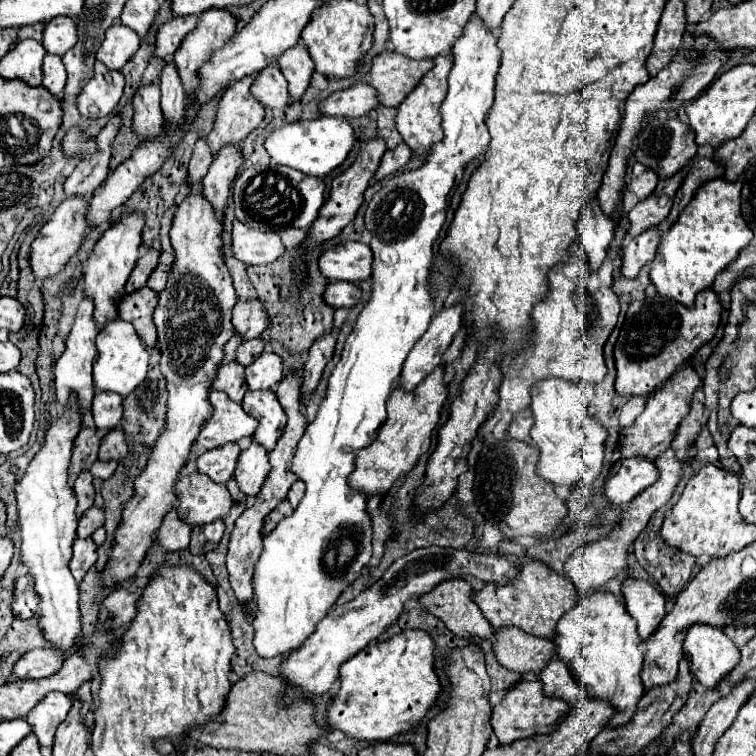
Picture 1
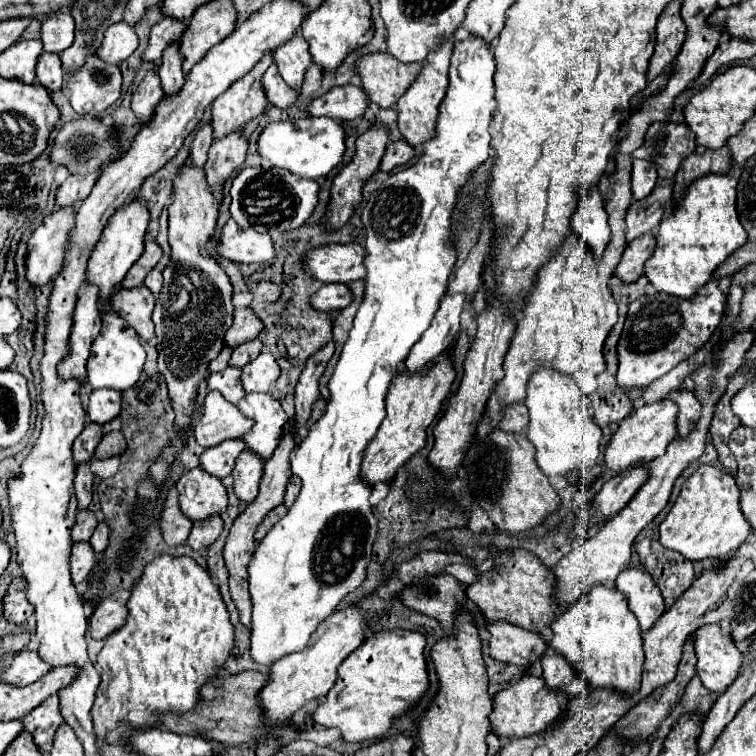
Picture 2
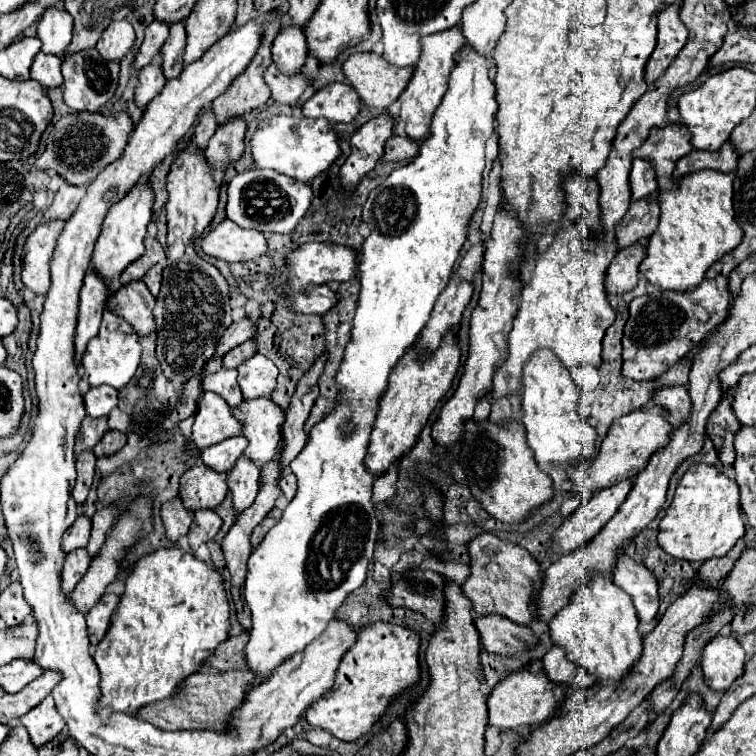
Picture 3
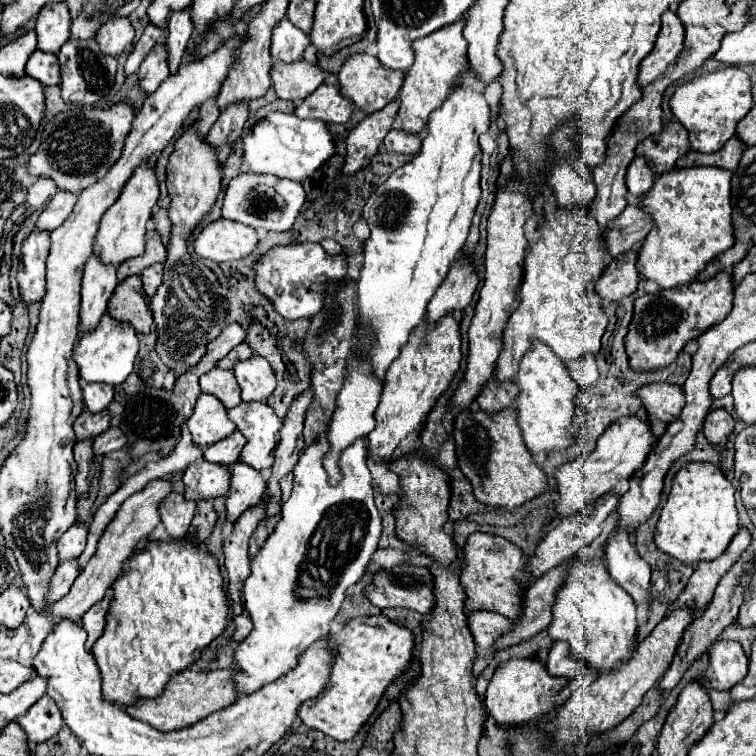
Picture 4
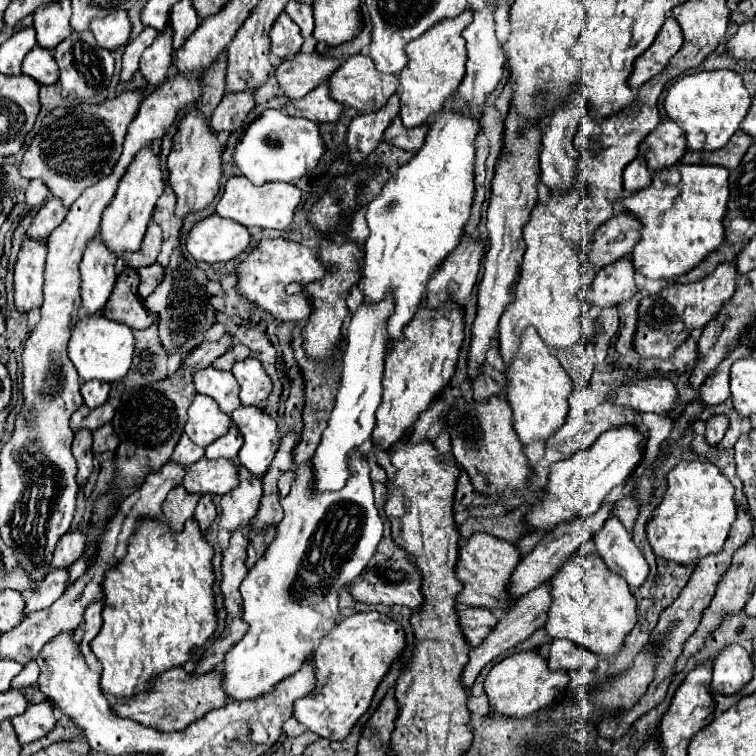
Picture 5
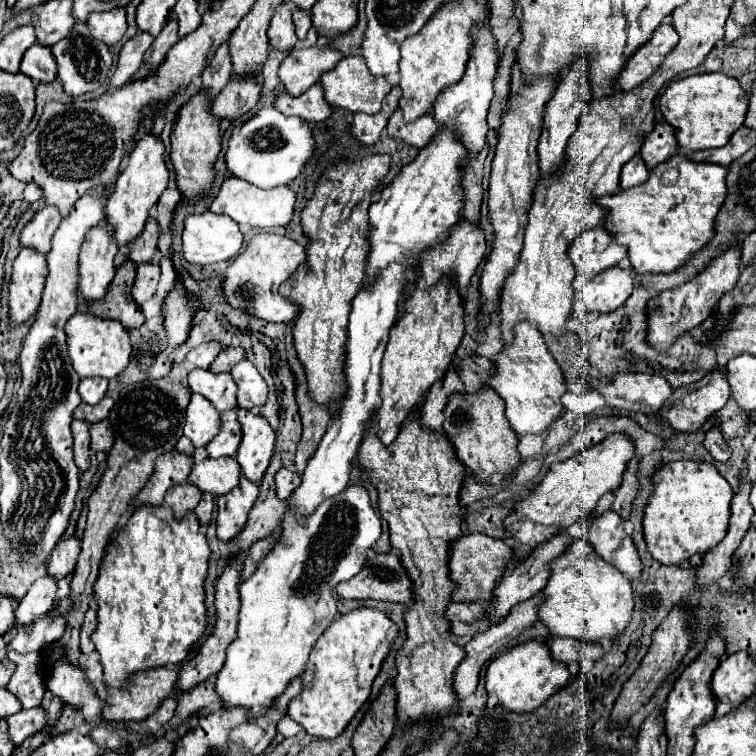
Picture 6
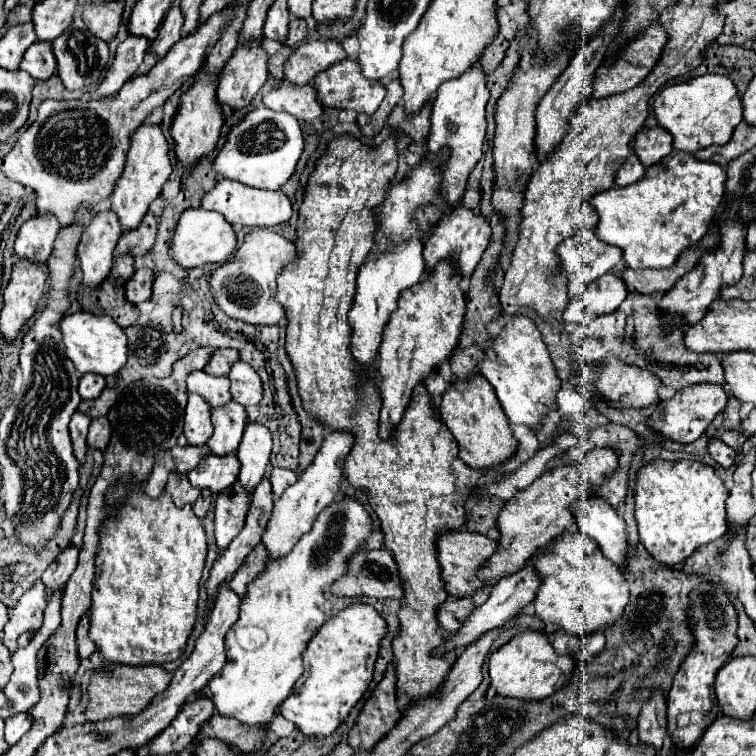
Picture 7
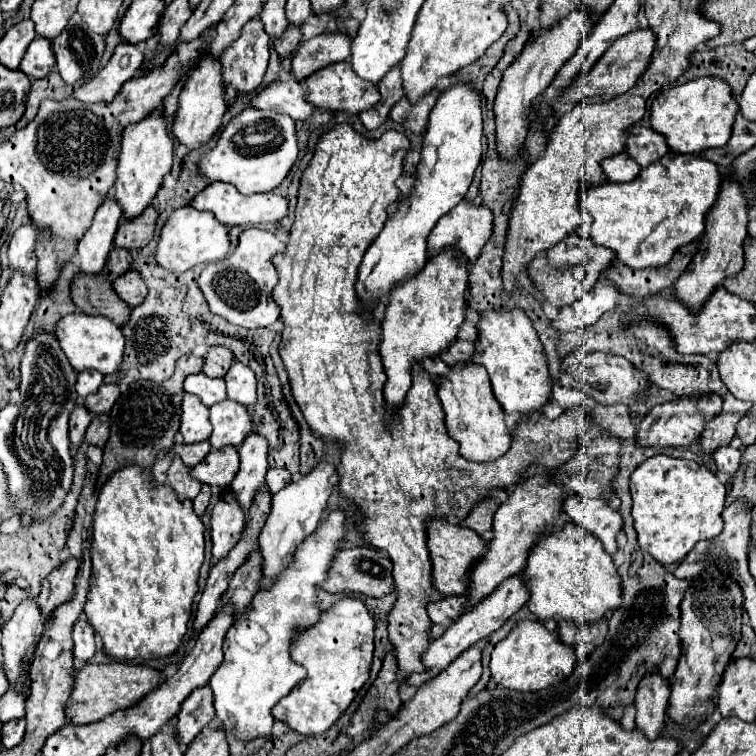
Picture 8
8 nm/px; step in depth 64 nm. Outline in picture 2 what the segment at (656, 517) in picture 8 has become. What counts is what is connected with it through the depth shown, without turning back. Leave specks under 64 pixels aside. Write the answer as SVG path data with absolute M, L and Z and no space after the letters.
M706 464L698 466L698 470L684 482L676 504L660 524L660 544L690 560L728 556L754 534L754 528L740 512L738 500L740 488L732 474Z

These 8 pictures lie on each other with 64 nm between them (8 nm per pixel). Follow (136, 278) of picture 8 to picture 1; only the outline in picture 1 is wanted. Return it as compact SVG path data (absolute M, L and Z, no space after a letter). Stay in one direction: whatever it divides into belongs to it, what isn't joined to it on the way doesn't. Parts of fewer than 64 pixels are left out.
M158 264L156 270L152 272L150 280L148 280L148 286L154 290L154 292L162 292L164 286L166 286L166 280L168 280L168 274L170 274L170 268L164 266L164 264Z

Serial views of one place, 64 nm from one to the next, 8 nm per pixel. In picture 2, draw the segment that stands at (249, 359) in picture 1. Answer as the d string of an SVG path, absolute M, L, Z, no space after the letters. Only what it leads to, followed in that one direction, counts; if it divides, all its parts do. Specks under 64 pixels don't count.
M260 338L250 340L250 342L244 342L244 344L240 344L238 348L234 348L232 358L230 358L228 364L242 368L242 366L246 366L248 362L252 362L254 358L258 358L260 352L262 352L262 340L260 340Z

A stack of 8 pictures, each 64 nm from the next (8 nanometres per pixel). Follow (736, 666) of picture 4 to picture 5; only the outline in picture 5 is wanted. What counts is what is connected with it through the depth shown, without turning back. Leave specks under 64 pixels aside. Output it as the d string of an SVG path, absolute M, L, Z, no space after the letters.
M738 644L726 646L714 658L712 690L718 694L740 692L742 686L750 680L752 668L754 668L752 658L742 646L738 646Z

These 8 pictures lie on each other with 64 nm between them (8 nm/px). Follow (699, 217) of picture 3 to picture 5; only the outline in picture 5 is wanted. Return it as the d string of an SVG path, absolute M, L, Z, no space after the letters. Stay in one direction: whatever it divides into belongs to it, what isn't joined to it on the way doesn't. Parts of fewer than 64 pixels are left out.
M676 164L674 166L680 172L680 180L676 184L666 182L662 176L666 172L656 172L650 188L644 188L642 192L636 192L616 204L616 212L630 210L640 222L642 222L642 238L634 246L632 258L634 258L634 268L636 272L644 274L646 278L656 278L664 280L668 284L674 284L680 276L688 274L692 268L696 268L710 252L718 250L726 242L724 234L724 218L726 218L726 208L728 208L728 170L718 168L718 166L706 166L706 164Z

